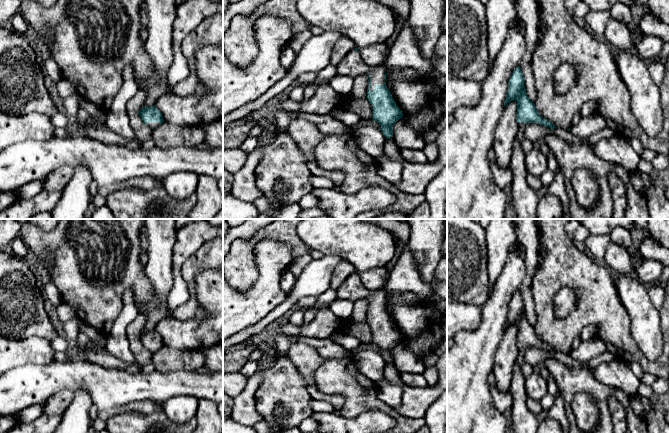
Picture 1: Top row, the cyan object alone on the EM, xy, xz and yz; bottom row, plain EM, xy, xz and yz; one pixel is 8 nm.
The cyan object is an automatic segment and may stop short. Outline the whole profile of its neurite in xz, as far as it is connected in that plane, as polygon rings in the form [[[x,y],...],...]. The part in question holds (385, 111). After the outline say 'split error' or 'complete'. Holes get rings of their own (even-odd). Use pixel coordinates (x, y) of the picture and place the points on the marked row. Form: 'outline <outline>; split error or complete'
outline [[[355,48],[337,65],[336,70],[337,74],[354,78],[360,75],[369,77],[367,99],[373,106],[372,119],[381,125],[386,139],[393,137],[393,125],[403,117],[403,113],[394,102],[392,94],[386,86],[385,67],[366,65],[361,59],[358,49]]]; split error

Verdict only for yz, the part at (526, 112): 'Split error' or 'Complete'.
Split error

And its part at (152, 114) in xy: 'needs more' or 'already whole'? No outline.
needs more

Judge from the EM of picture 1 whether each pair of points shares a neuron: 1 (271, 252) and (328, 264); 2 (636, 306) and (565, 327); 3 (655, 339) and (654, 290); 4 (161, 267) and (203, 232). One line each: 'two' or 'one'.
1: two
2: two
3: two
4: two

